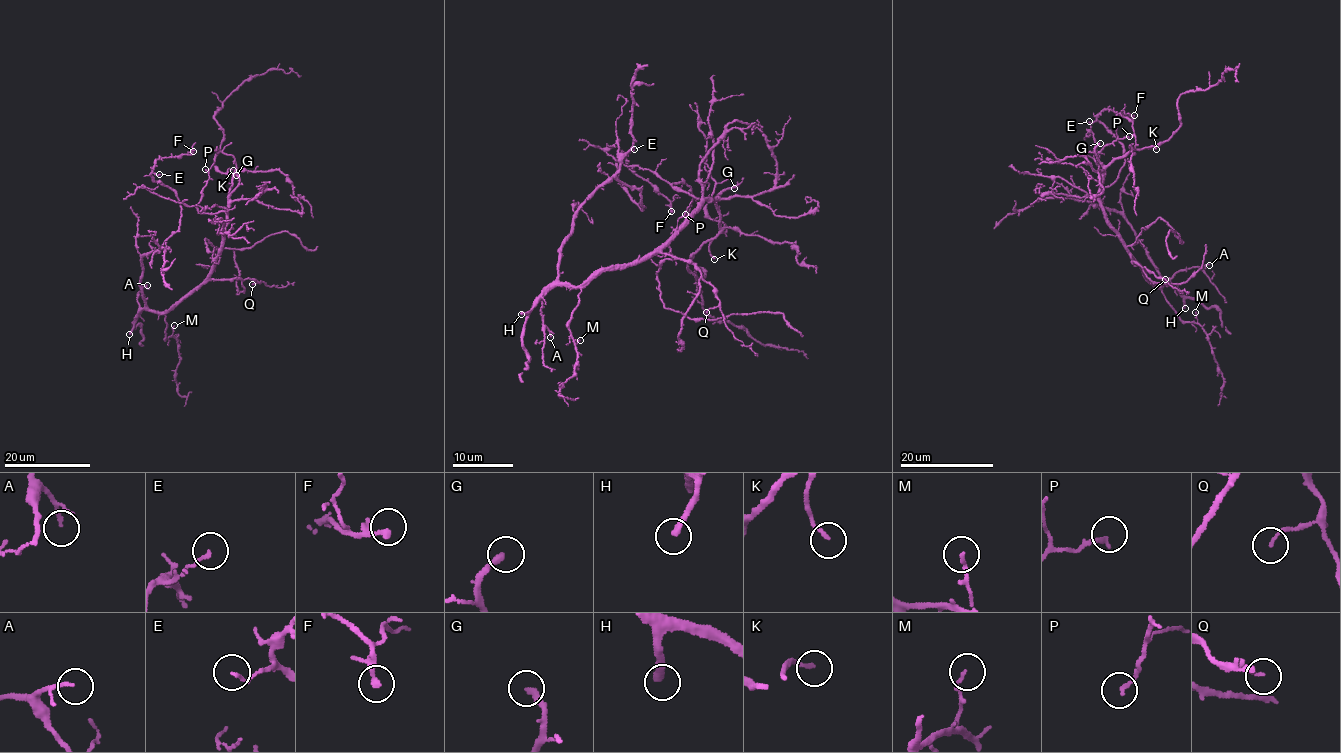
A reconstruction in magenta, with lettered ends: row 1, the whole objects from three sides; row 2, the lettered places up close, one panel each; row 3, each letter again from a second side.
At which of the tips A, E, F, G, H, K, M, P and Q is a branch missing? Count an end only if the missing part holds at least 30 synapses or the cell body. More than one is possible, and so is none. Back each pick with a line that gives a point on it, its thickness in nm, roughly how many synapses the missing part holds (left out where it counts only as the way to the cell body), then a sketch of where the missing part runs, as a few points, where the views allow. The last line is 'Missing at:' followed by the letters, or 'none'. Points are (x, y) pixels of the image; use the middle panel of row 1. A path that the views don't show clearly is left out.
H: (521, 314) | 280 nm | 120 syn
Missing at: H

